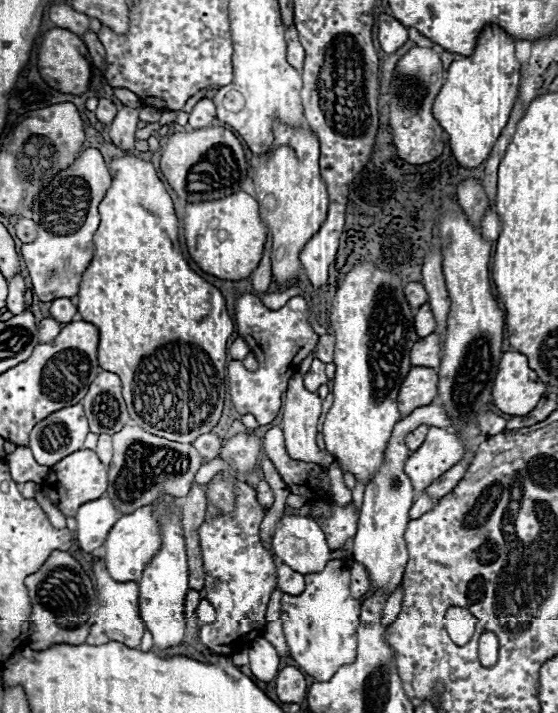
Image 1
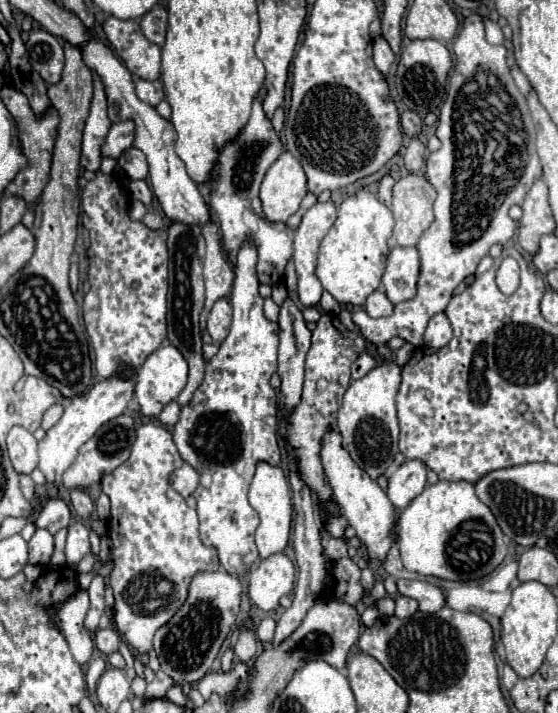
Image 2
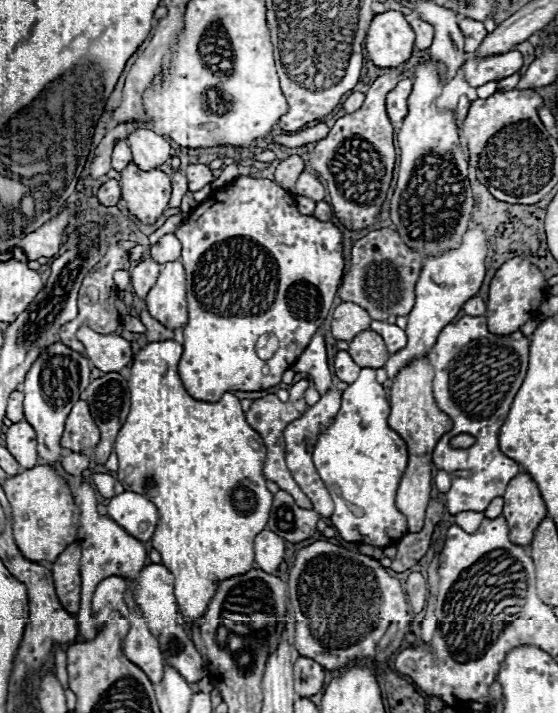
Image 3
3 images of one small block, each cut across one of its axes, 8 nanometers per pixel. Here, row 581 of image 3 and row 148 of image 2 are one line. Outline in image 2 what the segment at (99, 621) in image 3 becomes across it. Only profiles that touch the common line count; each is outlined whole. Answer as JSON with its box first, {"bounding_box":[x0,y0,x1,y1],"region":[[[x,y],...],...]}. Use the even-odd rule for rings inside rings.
{"bounding_box":[102,120,134,158],"region":[[[130,120],[118,122],[108,132],[108,138],[102,146],[102,156],[118,158],[124,150],[128,150],[132,146],[132,142],[134,142],[134,122],[130,122]]]}

